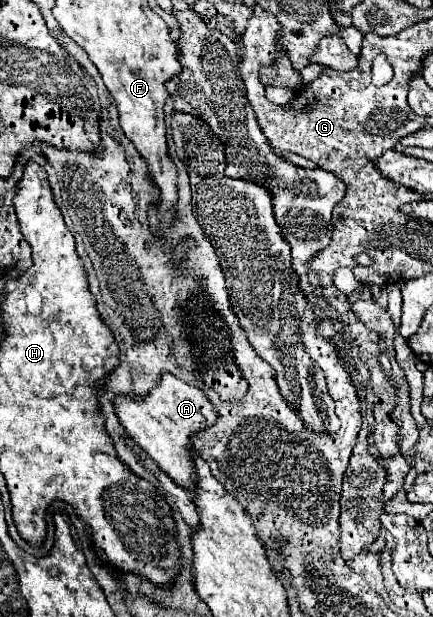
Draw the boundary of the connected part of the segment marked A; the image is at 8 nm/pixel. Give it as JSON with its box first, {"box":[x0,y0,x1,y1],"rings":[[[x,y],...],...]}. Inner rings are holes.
{"box":[114,372,216,490],"rings":[[[170,372],[160,374],[160,382],[146,394],[138,398],[130,398],[126,394],[118,394],[114,400],[114,412],[124,426],[126,434],[182,488],[192,490],[194,484],[194,464],[190,458],[192,436],[216,420],[216,410],[206,398],[206,394],[172,376]]]}

